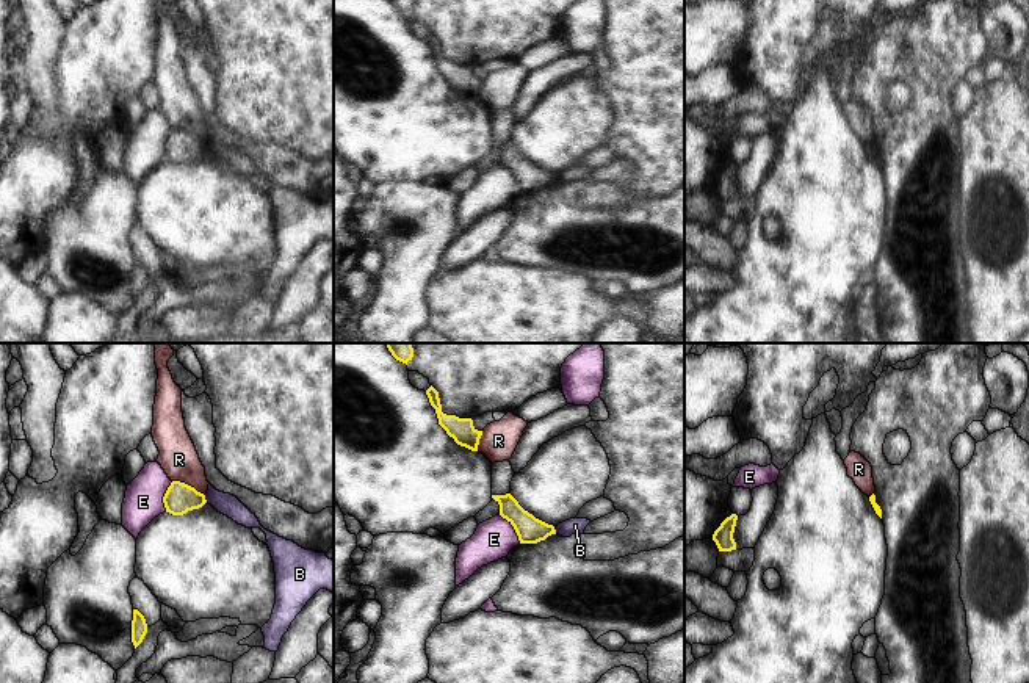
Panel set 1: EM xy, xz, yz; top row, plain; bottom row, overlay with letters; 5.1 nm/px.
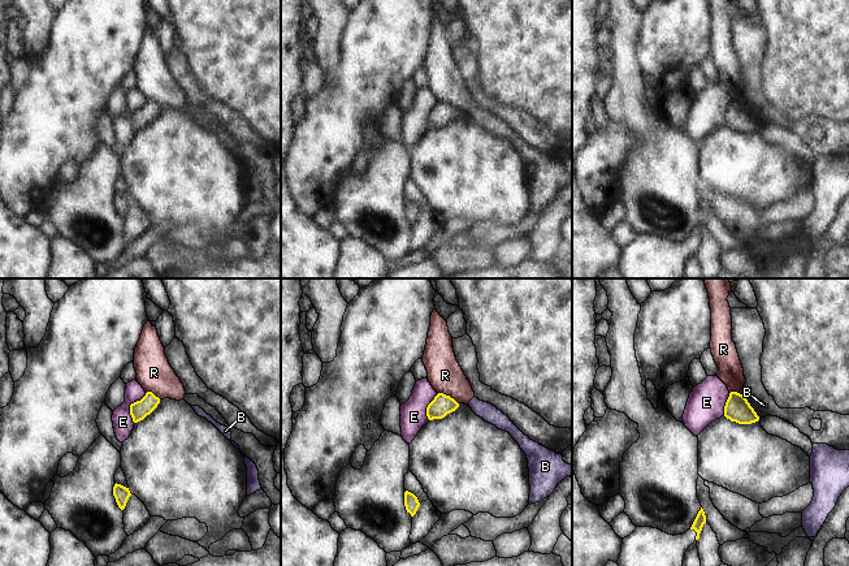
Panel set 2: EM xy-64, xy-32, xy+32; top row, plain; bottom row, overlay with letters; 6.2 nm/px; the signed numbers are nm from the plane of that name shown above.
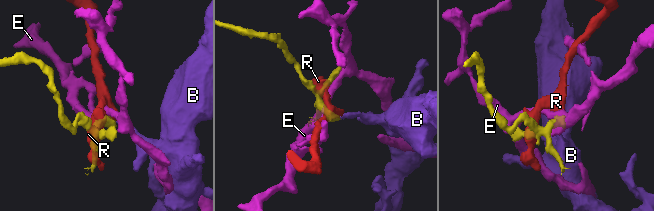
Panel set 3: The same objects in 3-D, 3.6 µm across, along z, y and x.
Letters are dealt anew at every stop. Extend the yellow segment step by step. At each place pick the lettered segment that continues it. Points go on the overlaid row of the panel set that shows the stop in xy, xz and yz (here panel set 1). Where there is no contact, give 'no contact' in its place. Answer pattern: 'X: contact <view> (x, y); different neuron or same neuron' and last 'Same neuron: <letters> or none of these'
B: contact xy (204, 498); different neuron
E: contact xz (514, 528); different neuron
R: contact xy (187, 484); different neuron
Same neuron: none of these

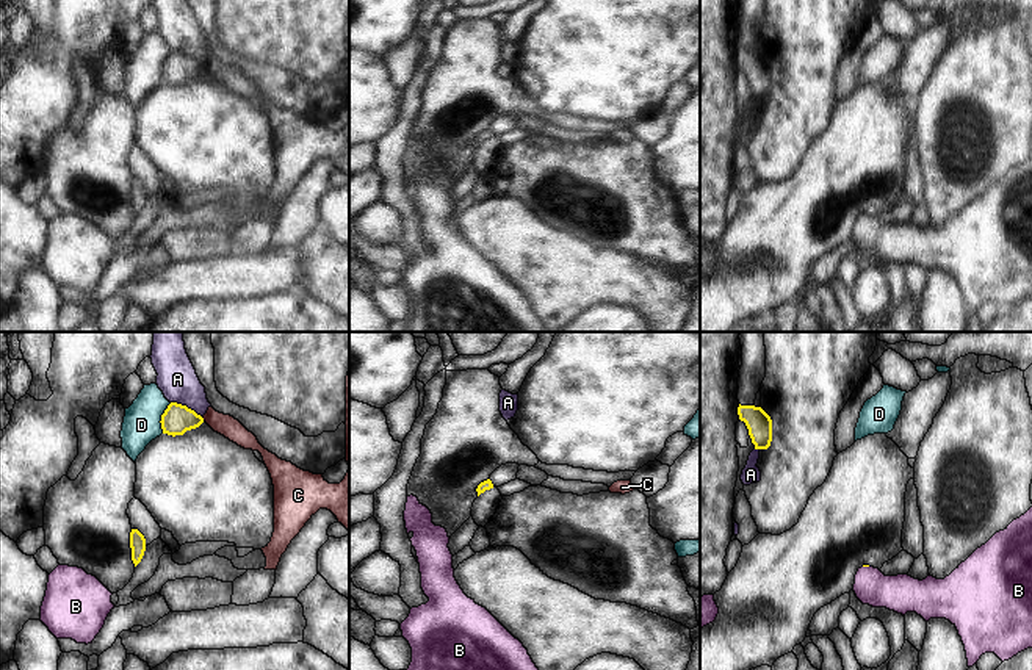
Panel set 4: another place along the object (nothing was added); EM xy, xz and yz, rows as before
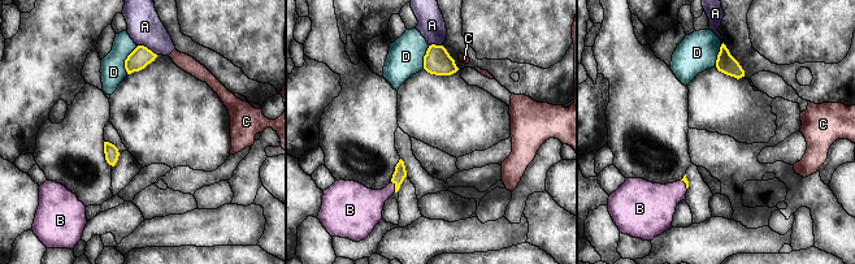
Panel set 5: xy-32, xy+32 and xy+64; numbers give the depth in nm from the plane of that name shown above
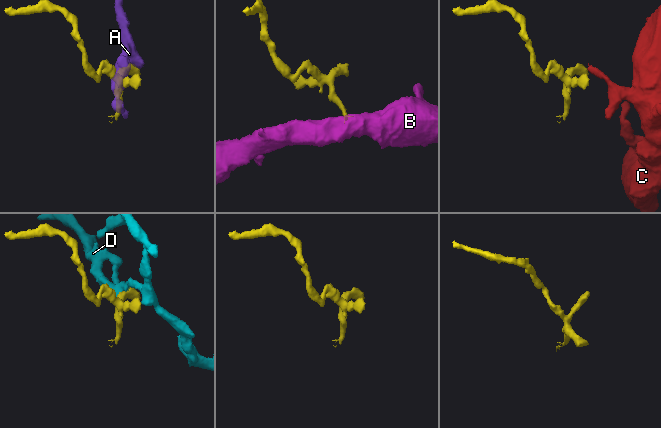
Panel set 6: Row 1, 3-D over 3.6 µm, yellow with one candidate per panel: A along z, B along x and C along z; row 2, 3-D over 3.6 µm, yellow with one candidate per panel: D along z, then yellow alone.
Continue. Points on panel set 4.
A: contact xy (185, 406); different neuron
B: contact yz (866, 565); same neuron
C: contact xy (202, 418); different neuron
D: contact xy (162, 418); different neuron
Same neuron: B

